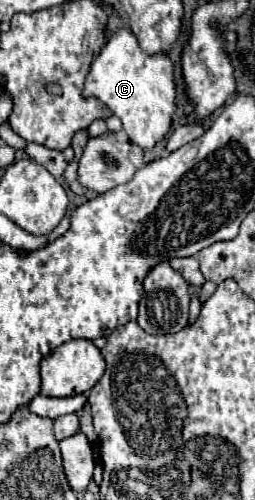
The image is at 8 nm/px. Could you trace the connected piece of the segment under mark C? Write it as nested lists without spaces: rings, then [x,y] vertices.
[[[119,29],[105,43],[99,57],[91,65],[83,93],[101,99],[113,111],[113,115],[121,119],[131,143],[141,149],[153,149],[157,143],[163,141],[163,137],[171,129],[171,121],[177,111],[177,85],[171,59],[167,55],[151,57],[143,53],[135,35],[127,29]]]

